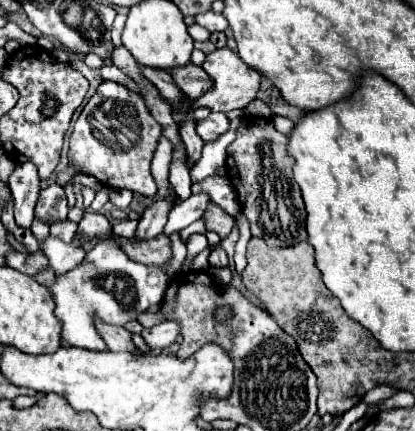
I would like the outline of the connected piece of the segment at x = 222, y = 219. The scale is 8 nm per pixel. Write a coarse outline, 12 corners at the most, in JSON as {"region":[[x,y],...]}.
{"region":[[207,204],[205,228],[227,238],[235,226],[221,206]]}

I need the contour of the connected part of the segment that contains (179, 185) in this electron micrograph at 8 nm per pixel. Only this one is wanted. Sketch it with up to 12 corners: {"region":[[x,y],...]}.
{"region":[[183,142],[173,151],[169,182],[177,197],[186,200],[191,194],[189,169],[183,164]]}

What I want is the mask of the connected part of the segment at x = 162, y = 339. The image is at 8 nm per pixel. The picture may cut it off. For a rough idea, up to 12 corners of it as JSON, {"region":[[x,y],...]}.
{"region":[[175,320],[143,330],[151,348],[169,348],[181,334]]}

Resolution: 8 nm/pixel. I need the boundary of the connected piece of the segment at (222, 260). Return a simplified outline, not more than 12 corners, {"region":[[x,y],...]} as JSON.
{"region":[[221,246],[211,250],[209,264],[219,268],[229,264]]}

